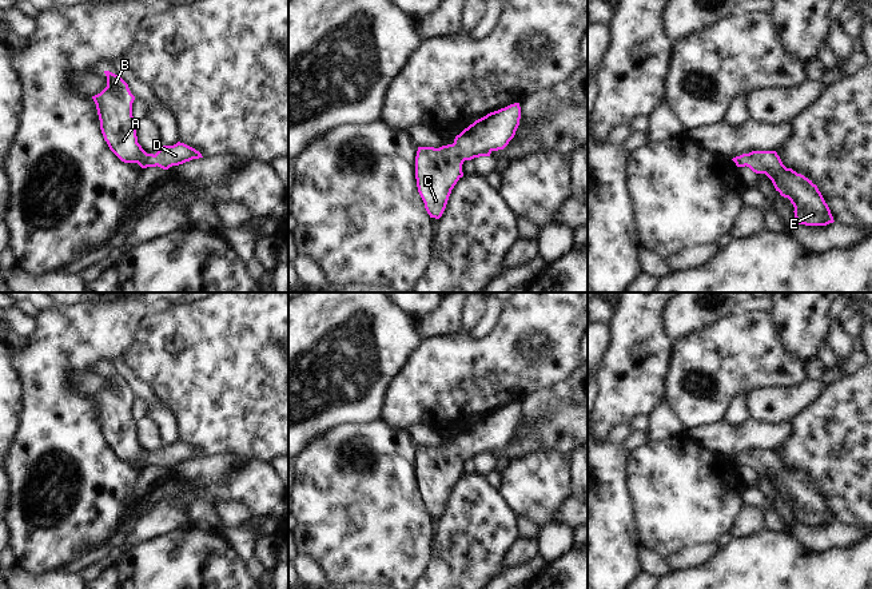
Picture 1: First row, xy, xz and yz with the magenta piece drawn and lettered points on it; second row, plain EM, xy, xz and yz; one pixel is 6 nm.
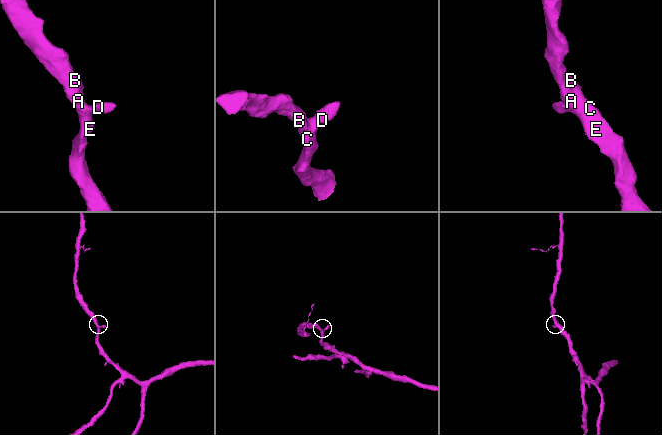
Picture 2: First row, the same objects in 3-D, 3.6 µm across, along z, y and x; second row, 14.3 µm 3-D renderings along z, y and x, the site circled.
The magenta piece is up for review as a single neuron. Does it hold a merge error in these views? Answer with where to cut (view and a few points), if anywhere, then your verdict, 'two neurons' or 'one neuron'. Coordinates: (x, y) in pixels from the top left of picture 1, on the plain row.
no cut; one neuron

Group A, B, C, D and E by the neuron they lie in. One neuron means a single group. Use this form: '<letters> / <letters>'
A B C D E

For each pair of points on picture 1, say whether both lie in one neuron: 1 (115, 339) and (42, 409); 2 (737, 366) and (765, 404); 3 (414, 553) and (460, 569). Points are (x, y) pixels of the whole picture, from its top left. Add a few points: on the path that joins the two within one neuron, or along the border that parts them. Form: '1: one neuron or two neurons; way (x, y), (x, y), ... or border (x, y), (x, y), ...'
1: one neuron; way (87, 343), (64, 345), (43, 366), (43, 381)
2: two neurons; border (787, 387), (757, 387), (747, 396)
3: two neurons; border (431, 546), (427, 566), (421, 574)

